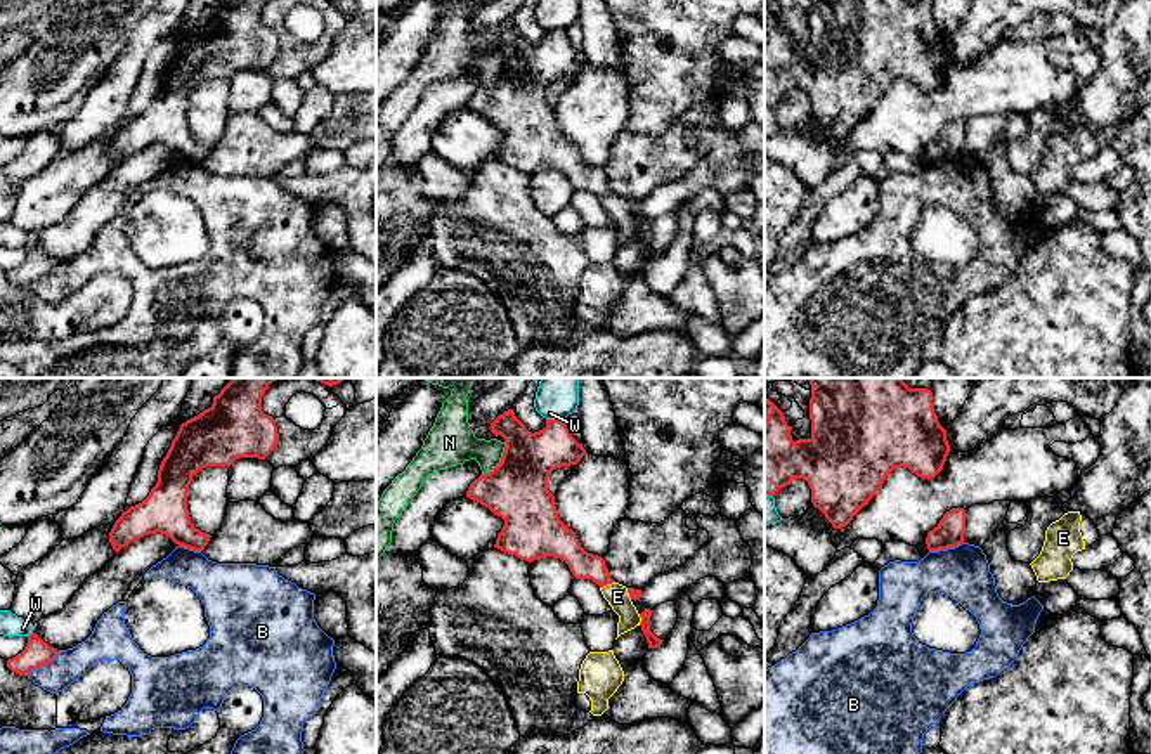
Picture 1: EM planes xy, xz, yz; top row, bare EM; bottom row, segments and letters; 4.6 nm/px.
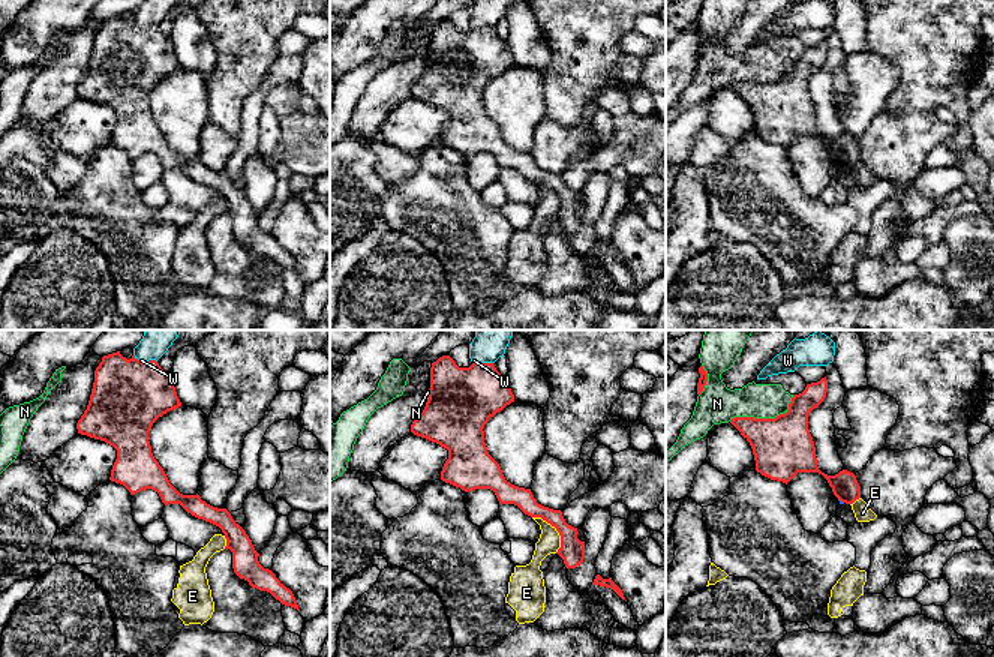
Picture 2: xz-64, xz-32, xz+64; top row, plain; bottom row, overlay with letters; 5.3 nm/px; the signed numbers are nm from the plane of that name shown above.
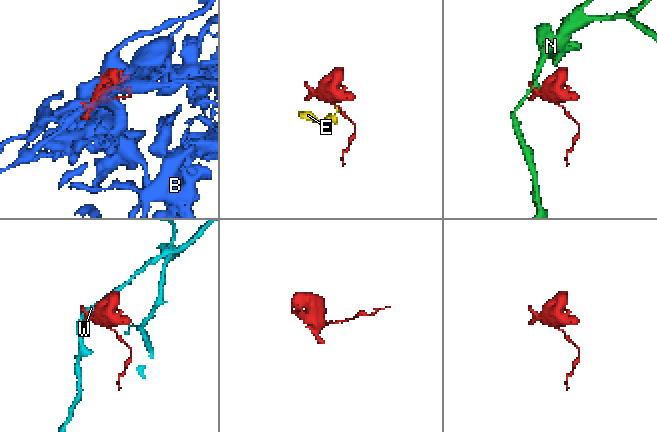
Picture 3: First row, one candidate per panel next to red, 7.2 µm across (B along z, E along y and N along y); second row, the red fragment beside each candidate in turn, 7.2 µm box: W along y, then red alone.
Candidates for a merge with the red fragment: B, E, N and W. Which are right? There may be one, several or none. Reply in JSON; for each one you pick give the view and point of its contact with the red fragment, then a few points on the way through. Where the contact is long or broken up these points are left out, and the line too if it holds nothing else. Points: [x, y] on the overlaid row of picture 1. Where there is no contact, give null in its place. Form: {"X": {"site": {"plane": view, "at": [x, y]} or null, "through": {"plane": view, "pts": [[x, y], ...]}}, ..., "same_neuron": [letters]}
{"same_neuron": []}

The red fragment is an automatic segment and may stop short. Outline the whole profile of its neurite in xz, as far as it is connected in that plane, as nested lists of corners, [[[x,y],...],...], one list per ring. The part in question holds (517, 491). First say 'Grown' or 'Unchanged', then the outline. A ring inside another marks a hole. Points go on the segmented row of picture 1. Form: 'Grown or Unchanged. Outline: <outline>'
Unchanged. Outline: [[[504,411],[491,423],[491,432],[504,439],[501,463],[475,478],[466,497],[504,520],[494,548],[520,560],[560,558],[576,579],[591,579],[600,588],[615,582],[598,555],[588,553],[576,532],[558,517],[548,478],[560,466],[577,465],[586,454],[563,419],[546,419],[539,432],[529,432]]]

